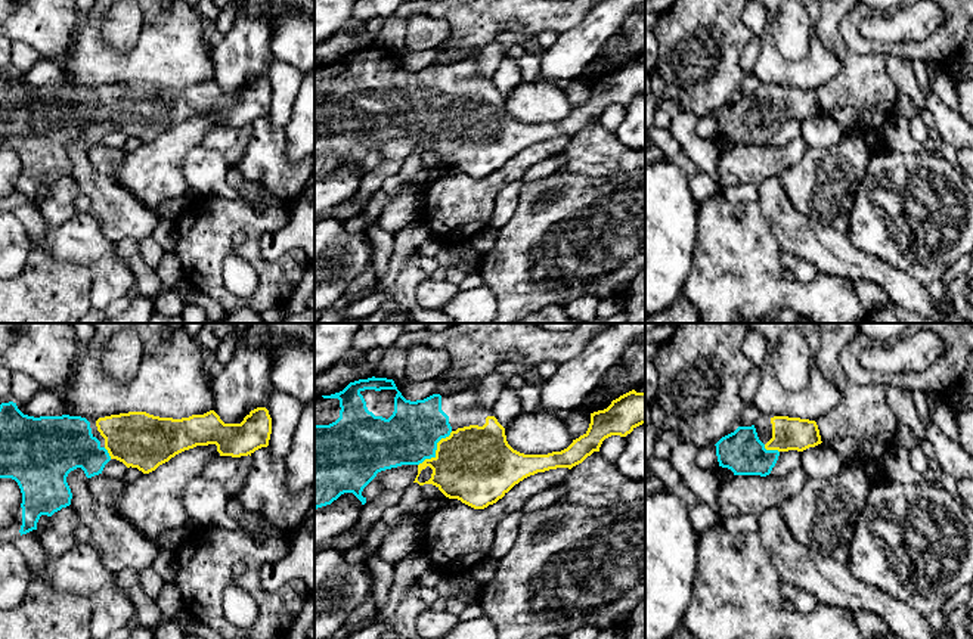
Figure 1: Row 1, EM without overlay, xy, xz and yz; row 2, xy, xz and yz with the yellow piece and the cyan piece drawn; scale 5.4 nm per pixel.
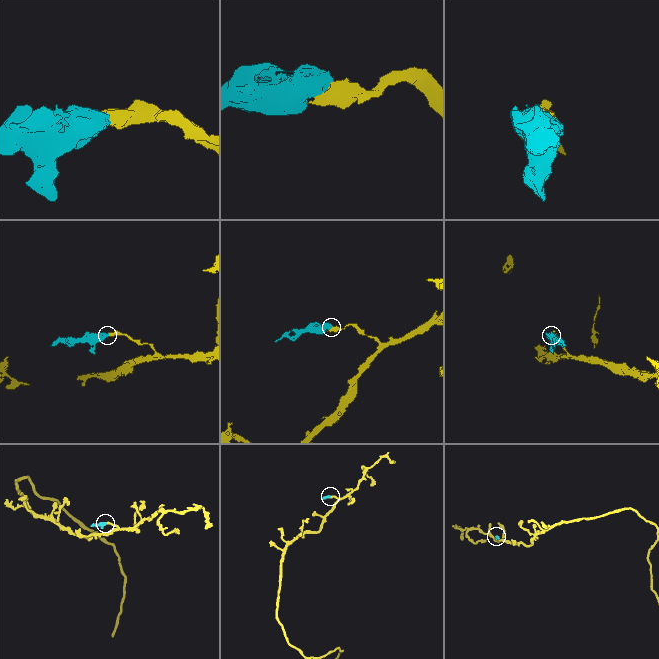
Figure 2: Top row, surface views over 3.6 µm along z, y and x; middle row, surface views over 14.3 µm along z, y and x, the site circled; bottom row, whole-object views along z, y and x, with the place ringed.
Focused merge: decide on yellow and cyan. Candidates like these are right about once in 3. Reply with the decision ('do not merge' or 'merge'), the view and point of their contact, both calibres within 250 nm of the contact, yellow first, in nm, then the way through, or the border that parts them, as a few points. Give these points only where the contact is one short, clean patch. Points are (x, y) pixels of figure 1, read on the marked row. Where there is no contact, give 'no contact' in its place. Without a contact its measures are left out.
merge; contact xz (436, 450); calibres 420 and 300 nm; way xz (476, 465), (443, 450), (436, 450), (421, 436), (409, 436)

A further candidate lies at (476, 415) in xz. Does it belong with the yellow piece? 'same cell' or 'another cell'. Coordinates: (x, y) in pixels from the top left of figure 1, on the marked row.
same cell

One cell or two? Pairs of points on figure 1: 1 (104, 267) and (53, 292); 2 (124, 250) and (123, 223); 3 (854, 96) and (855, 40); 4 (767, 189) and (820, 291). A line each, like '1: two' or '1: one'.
1: two
2: two
3: two
4: two

